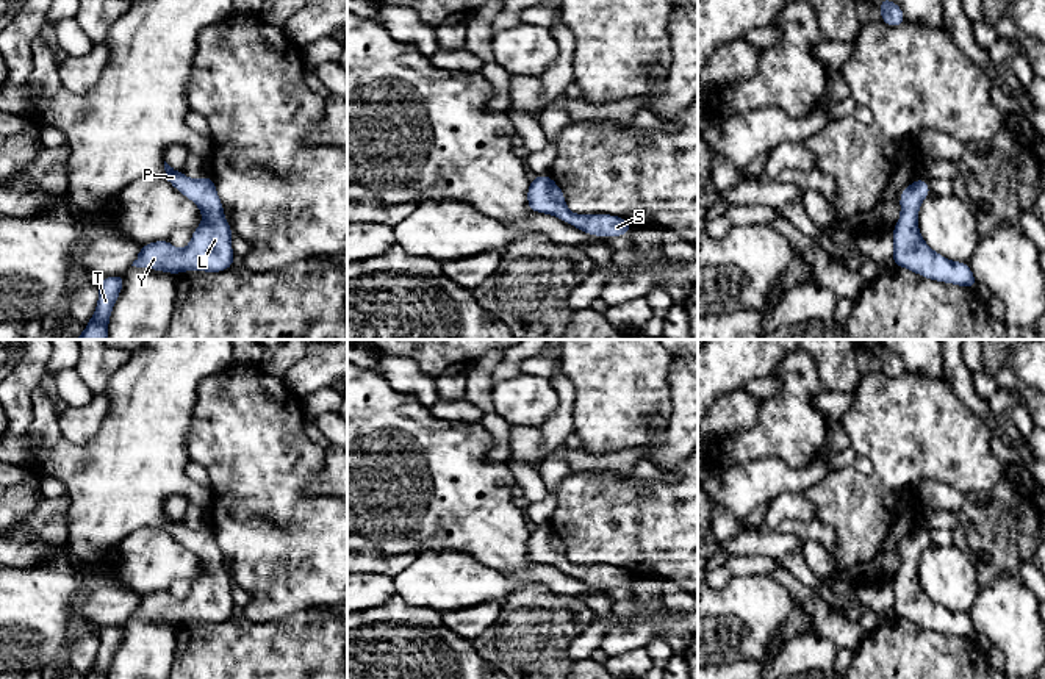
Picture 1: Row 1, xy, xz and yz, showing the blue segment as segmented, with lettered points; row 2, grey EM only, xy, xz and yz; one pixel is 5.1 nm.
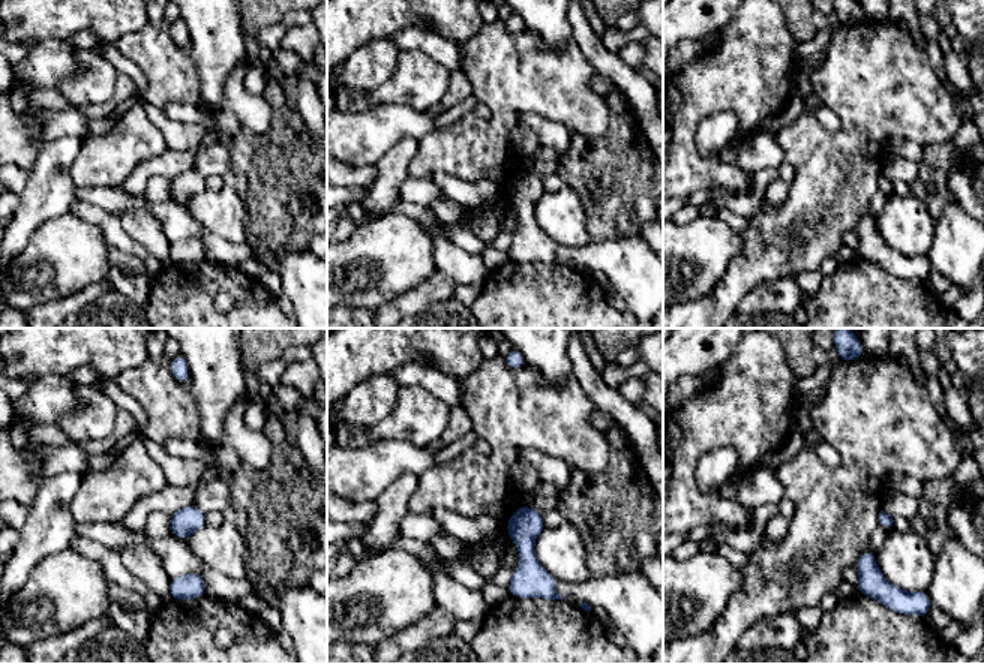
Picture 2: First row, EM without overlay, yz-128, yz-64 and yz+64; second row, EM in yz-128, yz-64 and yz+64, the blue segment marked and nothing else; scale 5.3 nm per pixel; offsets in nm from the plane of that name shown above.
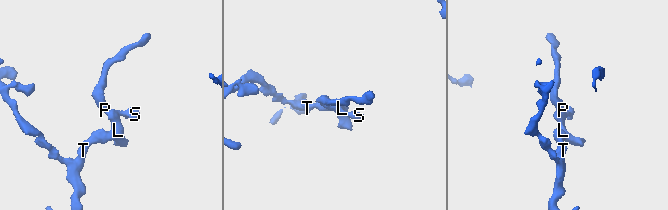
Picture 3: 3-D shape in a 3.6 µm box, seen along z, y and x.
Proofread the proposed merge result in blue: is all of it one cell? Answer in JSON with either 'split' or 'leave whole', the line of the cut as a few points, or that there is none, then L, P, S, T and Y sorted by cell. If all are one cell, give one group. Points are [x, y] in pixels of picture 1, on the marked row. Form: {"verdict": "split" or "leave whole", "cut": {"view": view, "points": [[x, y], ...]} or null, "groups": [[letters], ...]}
{"verdict": "leave whole", "cut": null, "groups": [["L", "P", "S", "T", "Y"]]}

